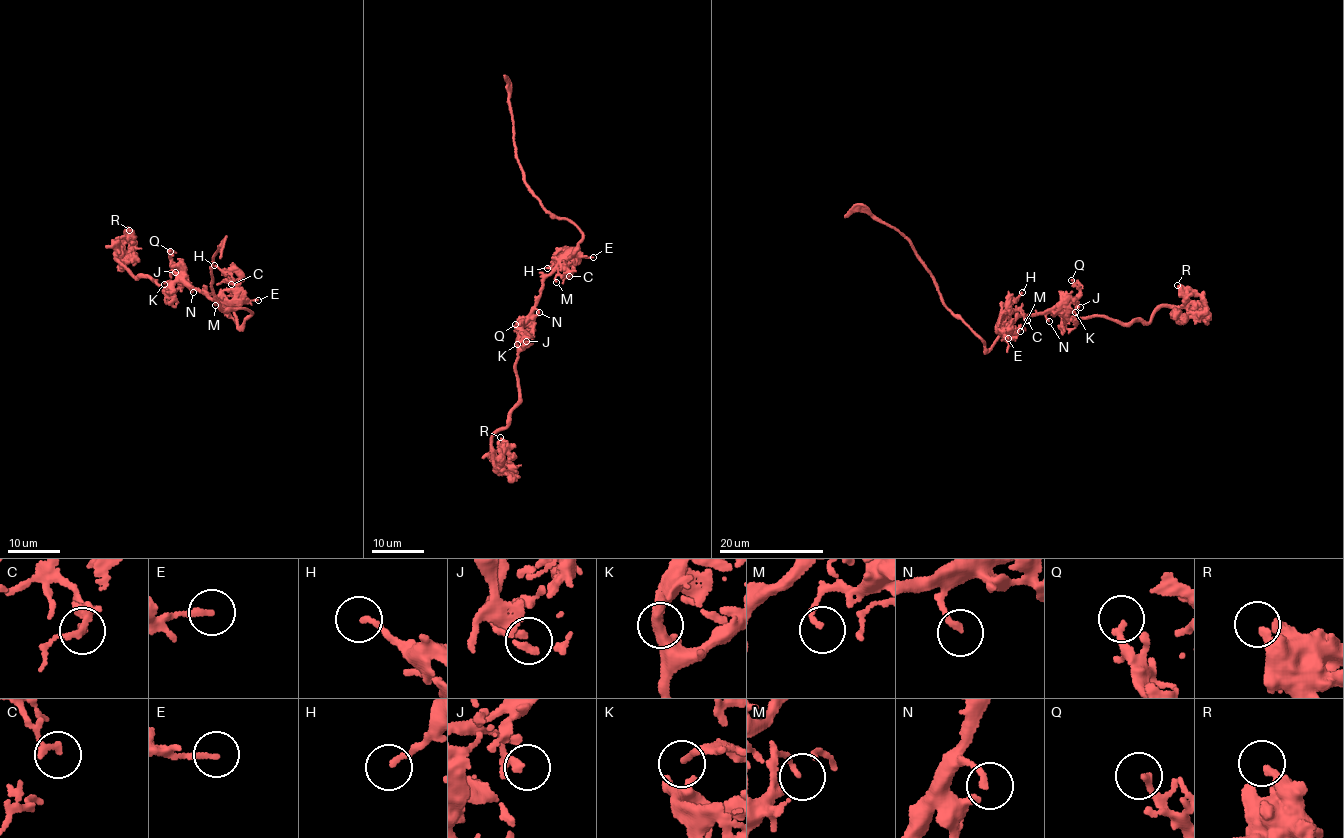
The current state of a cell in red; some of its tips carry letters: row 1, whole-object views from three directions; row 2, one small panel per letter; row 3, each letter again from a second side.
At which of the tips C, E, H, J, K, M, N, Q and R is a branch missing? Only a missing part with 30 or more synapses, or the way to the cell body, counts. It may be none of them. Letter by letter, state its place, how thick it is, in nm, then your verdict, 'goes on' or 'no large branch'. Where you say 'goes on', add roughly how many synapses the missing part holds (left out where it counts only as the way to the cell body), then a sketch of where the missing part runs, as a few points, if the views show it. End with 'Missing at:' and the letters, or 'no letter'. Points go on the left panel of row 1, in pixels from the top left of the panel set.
C: at (231, 284); 190 nm thick; no large branch
E: at (258, 300); 190 nm thick; no large branch
H: at (214, 265); 170 nm thick; no large branch
J: at (175, 272); 170 nm thick; no large branch
K: at (164, 284); 140 nm thick; no large branch
M: at (215, 305); 140 nm thick; no large branch
N: at (193, 292); 190 nm thick; no large branch
Q: at (170, 251); 220 nm thick; no large branch
R: at (129, 230); 340 nm thick; no large branch
Missing at: no letter

